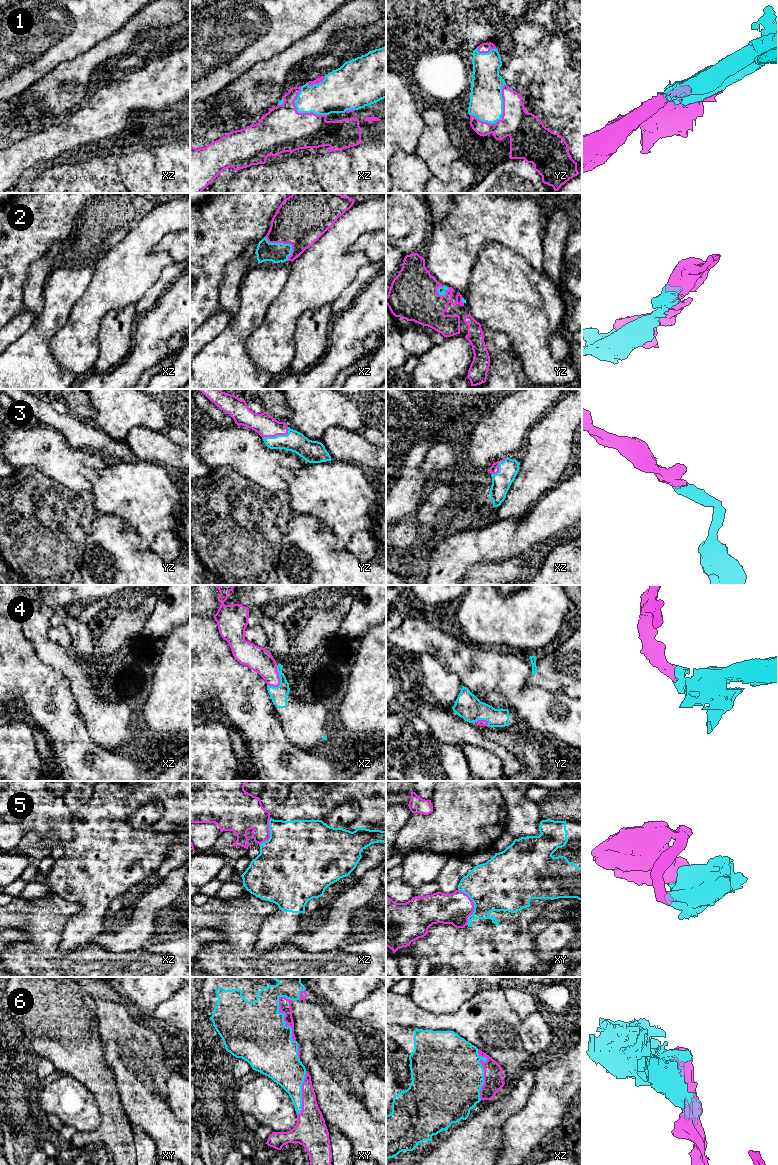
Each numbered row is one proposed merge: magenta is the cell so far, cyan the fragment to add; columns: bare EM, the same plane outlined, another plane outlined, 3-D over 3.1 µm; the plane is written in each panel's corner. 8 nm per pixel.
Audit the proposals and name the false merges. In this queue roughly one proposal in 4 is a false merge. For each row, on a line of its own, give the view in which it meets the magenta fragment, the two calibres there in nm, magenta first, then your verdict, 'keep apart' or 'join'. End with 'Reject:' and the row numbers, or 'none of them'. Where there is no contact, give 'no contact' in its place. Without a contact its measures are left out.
1: yz | 300/280 nm | join
2: xz | 420/160 nm | join
3: yz | 180/170 nm | join
4: xz | 200/130 nm | join
5: xy | 260/420 nm | keep apart
6: xy | 100/480 nm | join
Reject: 5

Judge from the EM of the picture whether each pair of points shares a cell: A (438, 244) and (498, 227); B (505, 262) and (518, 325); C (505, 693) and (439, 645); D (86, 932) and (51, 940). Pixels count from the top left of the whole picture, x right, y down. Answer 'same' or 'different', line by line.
A: same
B: same
C: same
D: different

